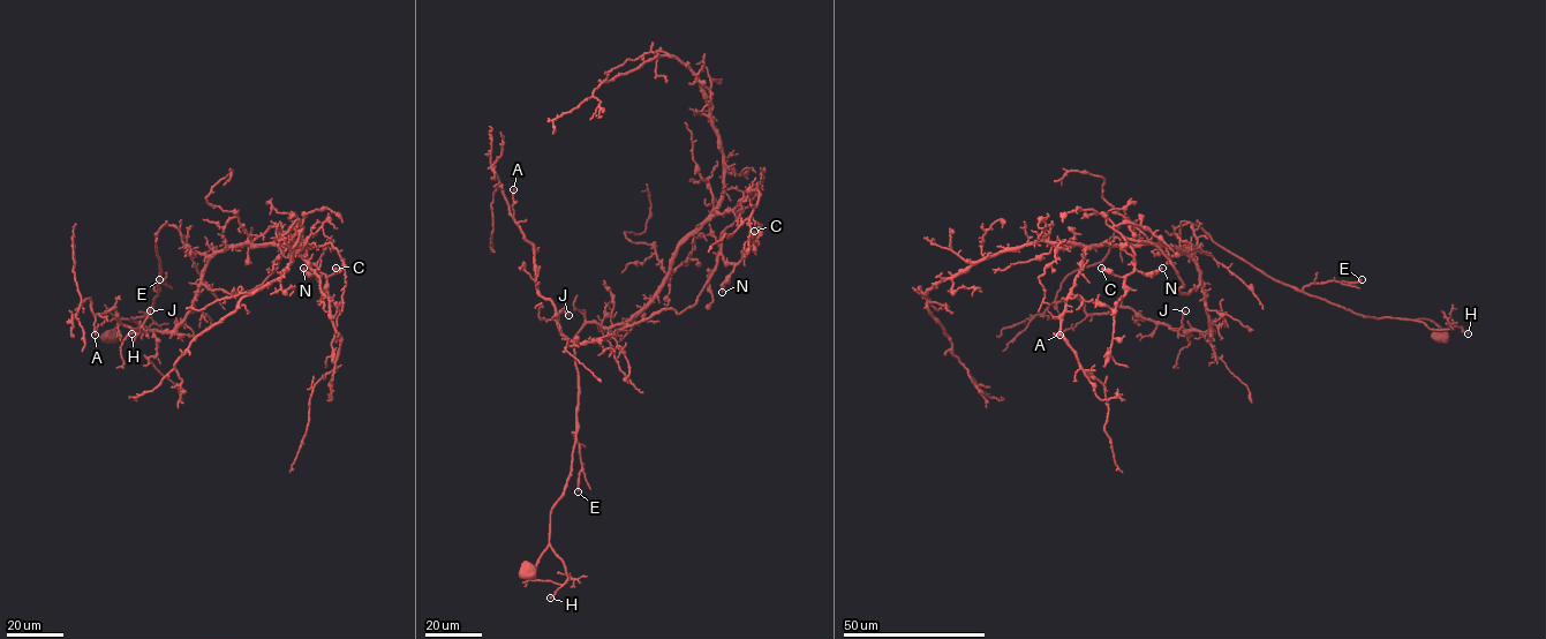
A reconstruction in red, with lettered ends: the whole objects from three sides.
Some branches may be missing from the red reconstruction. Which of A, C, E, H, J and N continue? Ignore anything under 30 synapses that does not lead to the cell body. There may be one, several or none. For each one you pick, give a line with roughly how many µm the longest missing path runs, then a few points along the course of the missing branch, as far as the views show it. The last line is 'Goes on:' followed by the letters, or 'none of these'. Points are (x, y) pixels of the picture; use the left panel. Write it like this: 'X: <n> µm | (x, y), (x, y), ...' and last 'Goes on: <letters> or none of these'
Goes on: none of these

